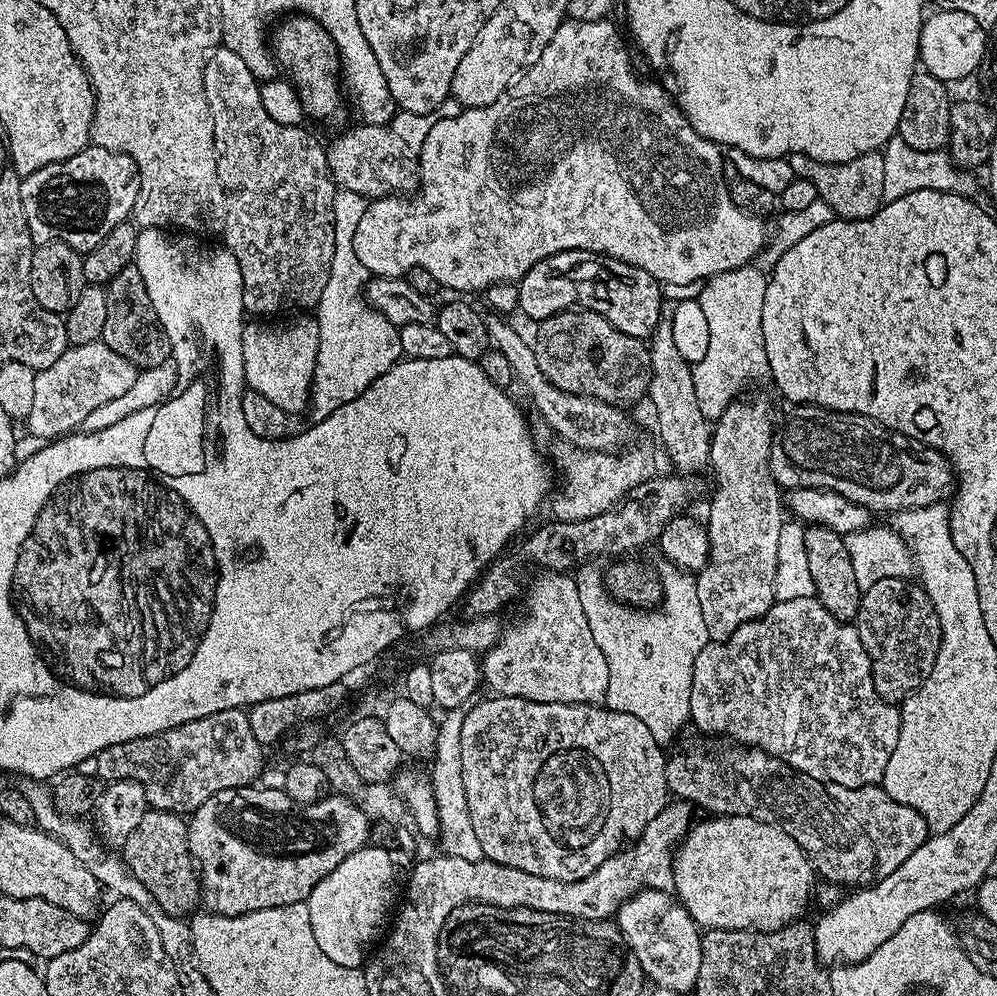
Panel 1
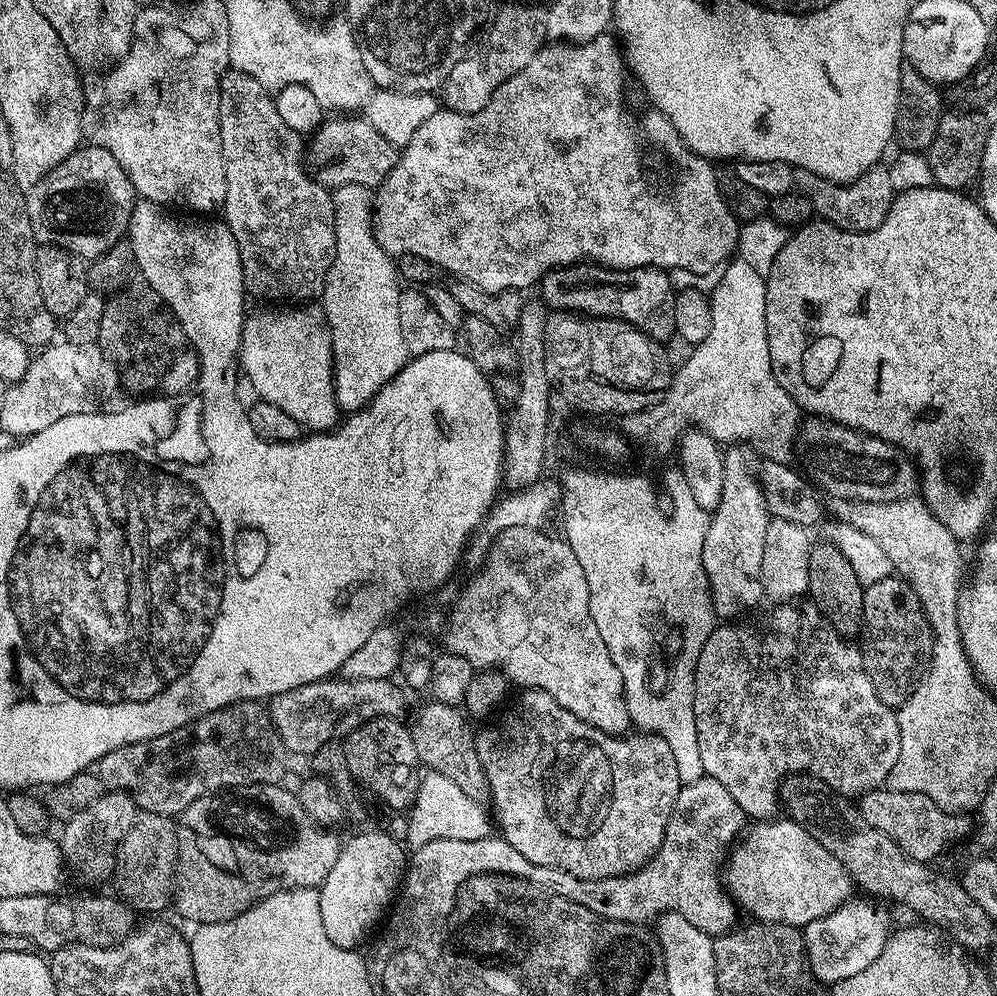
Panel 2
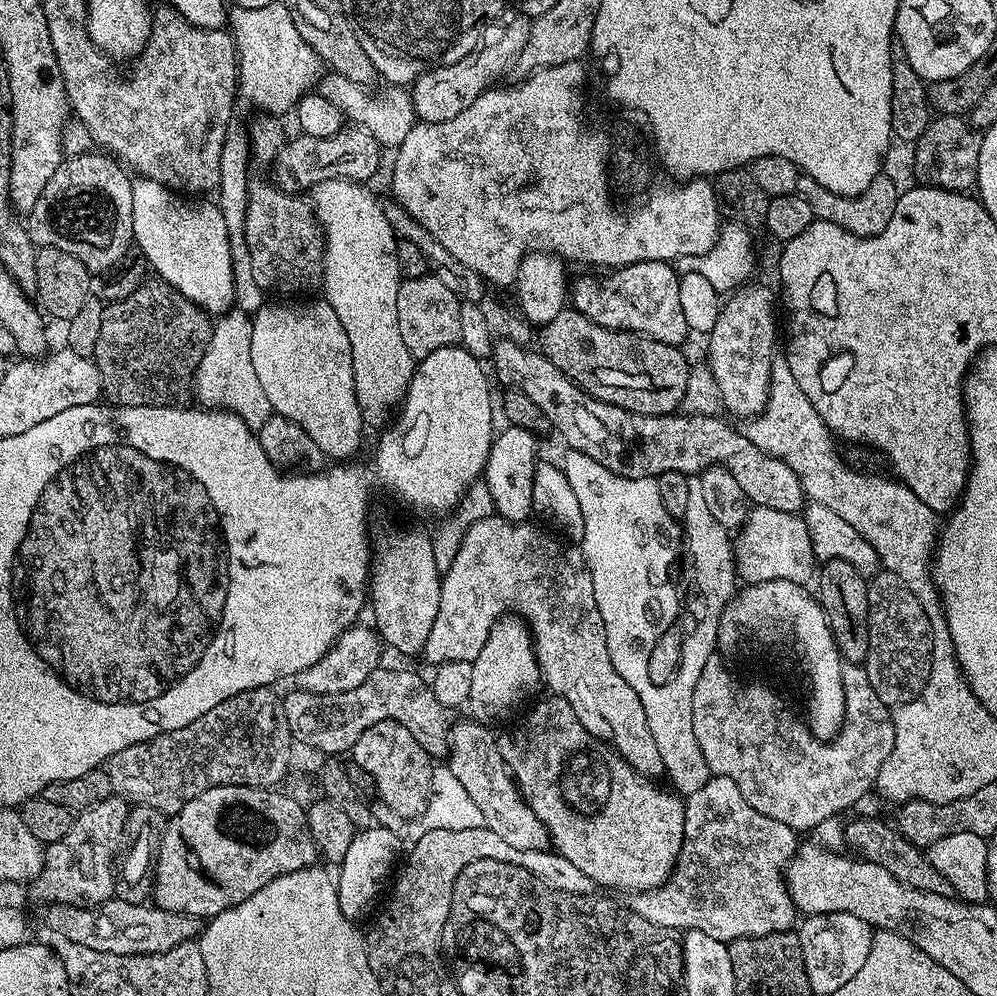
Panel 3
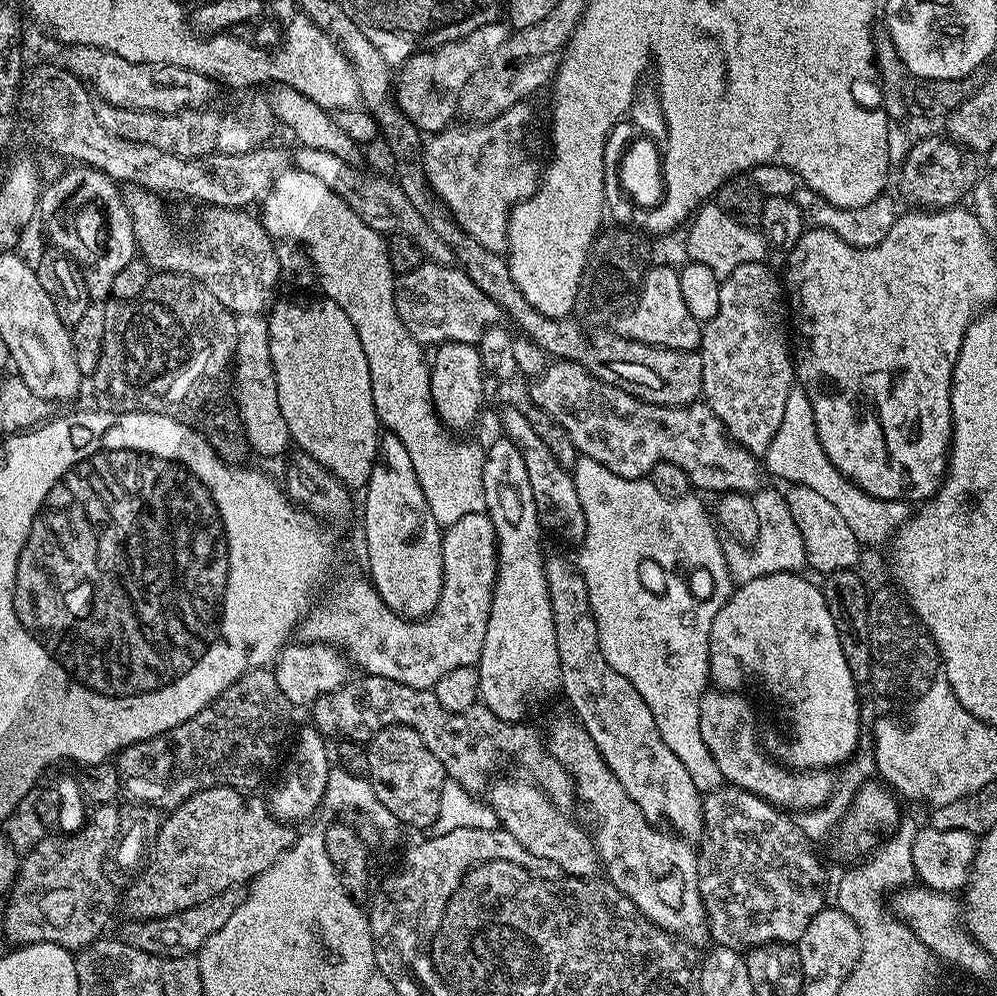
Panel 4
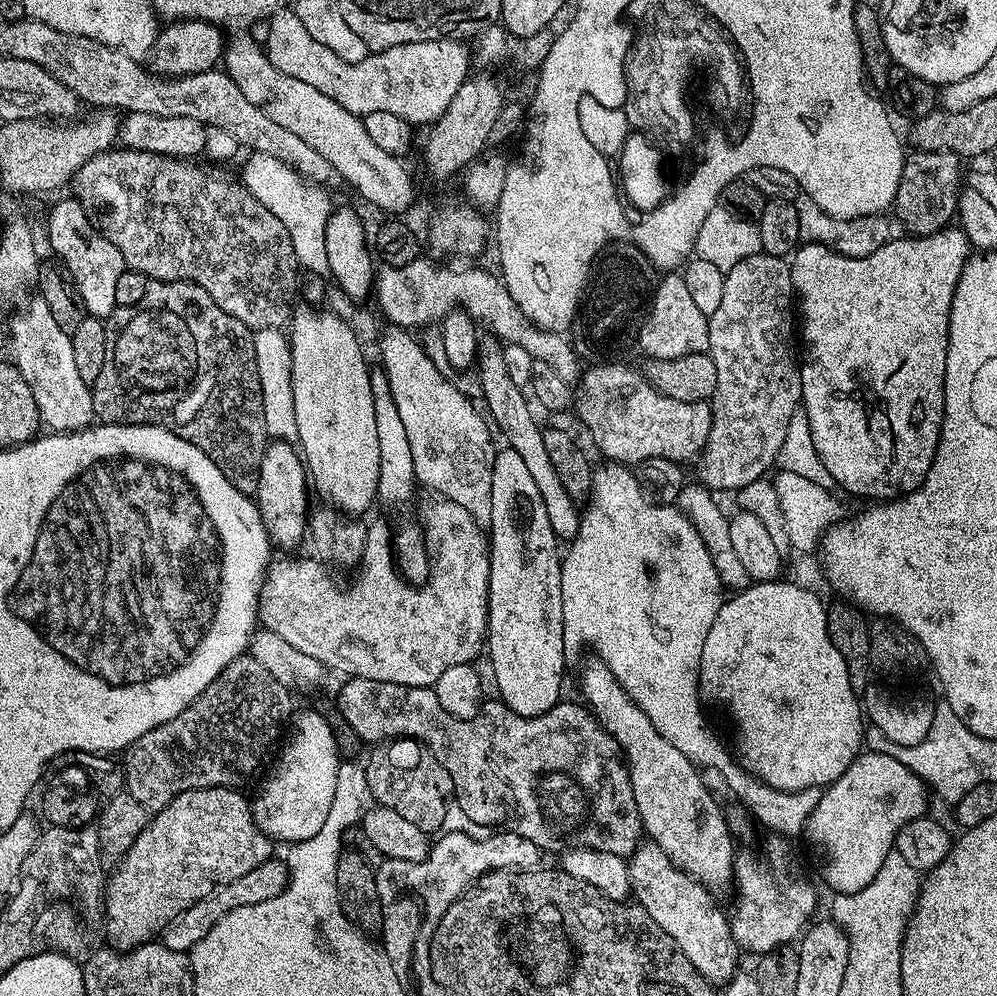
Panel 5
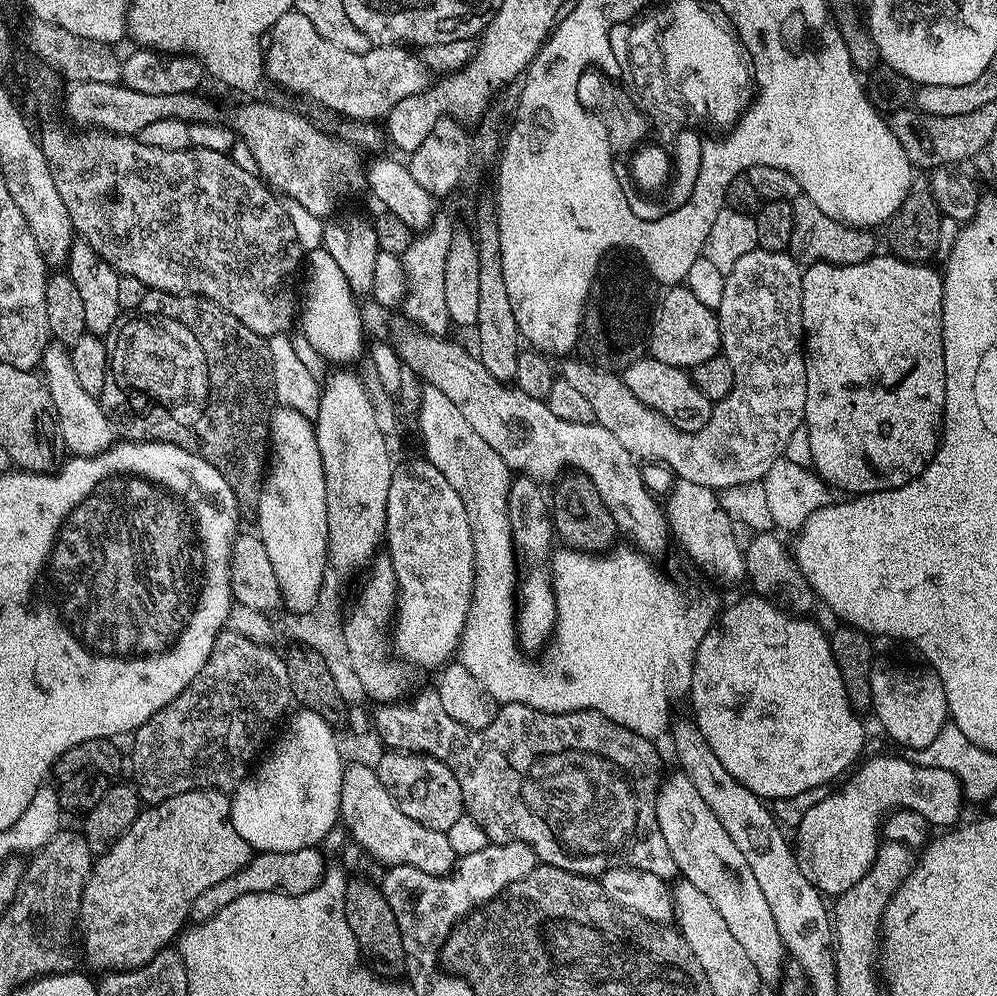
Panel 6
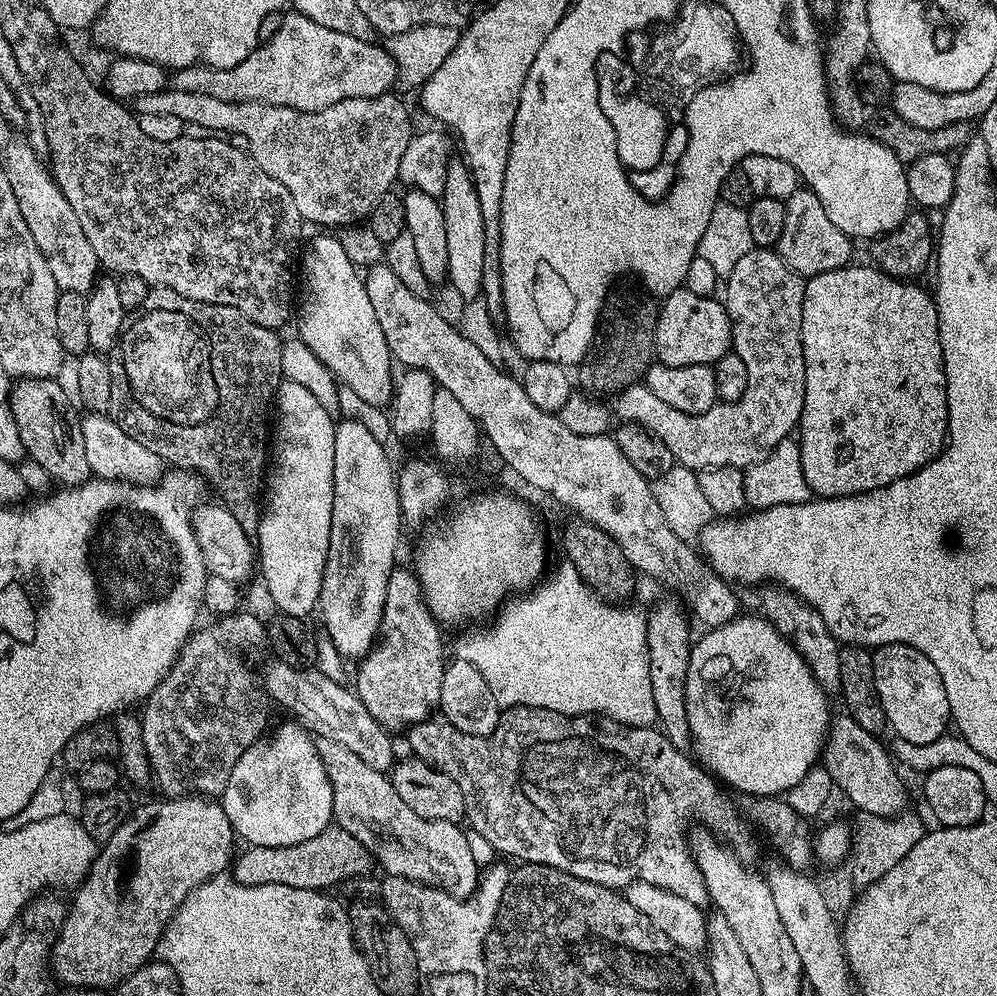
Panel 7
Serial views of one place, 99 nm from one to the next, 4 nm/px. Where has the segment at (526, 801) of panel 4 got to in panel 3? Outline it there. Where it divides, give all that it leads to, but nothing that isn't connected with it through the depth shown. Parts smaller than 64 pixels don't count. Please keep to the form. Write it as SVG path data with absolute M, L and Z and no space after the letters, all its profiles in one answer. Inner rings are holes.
M467 722L468 724L453 723L450 733L450 751L446 757L447 771L452 772L459 782L462 782L463 789L470 794L471 801L482 810L482 817L485 818L485 828L494 830L494 834L500 835L510 846L514 846L523 852L544 852L549 847L550 837L546 826L534 814L534 810L524 800L517 788L512 773L508 770L508 765L504 762L504 754L501 745L496 745L496 740L491 736L489 729L477 722Z

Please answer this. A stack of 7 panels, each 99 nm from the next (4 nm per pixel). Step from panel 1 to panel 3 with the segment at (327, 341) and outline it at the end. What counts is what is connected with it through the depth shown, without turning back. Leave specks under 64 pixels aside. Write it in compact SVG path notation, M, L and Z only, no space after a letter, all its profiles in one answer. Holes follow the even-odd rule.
M350 180L318 182L310 189L310 200L324 230L322 296L334 306L334 314L338 314L338 322L342 322L342 330L346 330L346 338L352 343L354 390L365 425L380 430L385 427L384 419L404 402L408 383L412 381L414 358L406 350L406 342L402 342L402 330L398 330L398 290L402 283L396 253L398 237L387 221L381 201L376 201L364 188L367 187L363 183Z

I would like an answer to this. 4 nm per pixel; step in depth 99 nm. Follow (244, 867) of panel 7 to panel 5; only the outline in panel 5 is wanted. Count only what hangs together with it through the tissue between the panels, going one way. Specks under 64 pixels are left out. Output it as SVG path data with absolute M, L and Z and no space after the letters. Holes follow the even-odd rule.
M273 858L254 866L254 870L249 870L247 874L242 874L242 878L234 878L234 882L229 884L219 884L213 892L206 894L198 902L194 902L188 908L183 908L181 912L165 926L162 933L162 942L170 950L175 952L191 953L192 947L206 934L210 934L212 927L226 915L230 910L238 906L258 906L258 902L266 902L288 887L288 865L283 859Z

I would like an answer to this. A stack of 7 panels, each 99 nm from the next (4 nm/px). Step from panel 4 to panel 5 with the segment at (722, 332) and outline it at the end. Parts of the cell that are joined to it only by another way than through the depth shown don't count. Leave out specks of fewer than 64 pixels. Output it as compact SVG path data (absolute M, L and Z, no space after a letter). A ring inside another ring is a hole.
M761 250L756 256L738 262L727 272L722 286L722 302L708 318L712 331L710 355L716 361L718 386L712 397L712 429L704 451L698 457L699 483L709 490L721 488L735 493L756 479L763 477L768 467L773 467L786 438L786 426L801 407L802 382L798 352L792 349L792 316L794 320L794 289L792 269L787 259L768 256Z

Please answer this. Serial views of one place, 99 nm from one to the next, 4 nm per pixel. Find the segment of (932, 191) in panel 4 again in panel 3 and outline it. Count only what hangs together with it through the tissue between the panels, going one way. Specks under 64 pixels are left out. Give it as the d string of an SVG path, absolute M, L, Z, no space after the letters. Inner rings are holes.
M941 116L929 119L924 133L914 141L916 153L912 156L912 168L921 185L945 188L951 192L967 193L976 183L978 174L978 154L980 153L981 133L973 128L967 119L959 116Z

